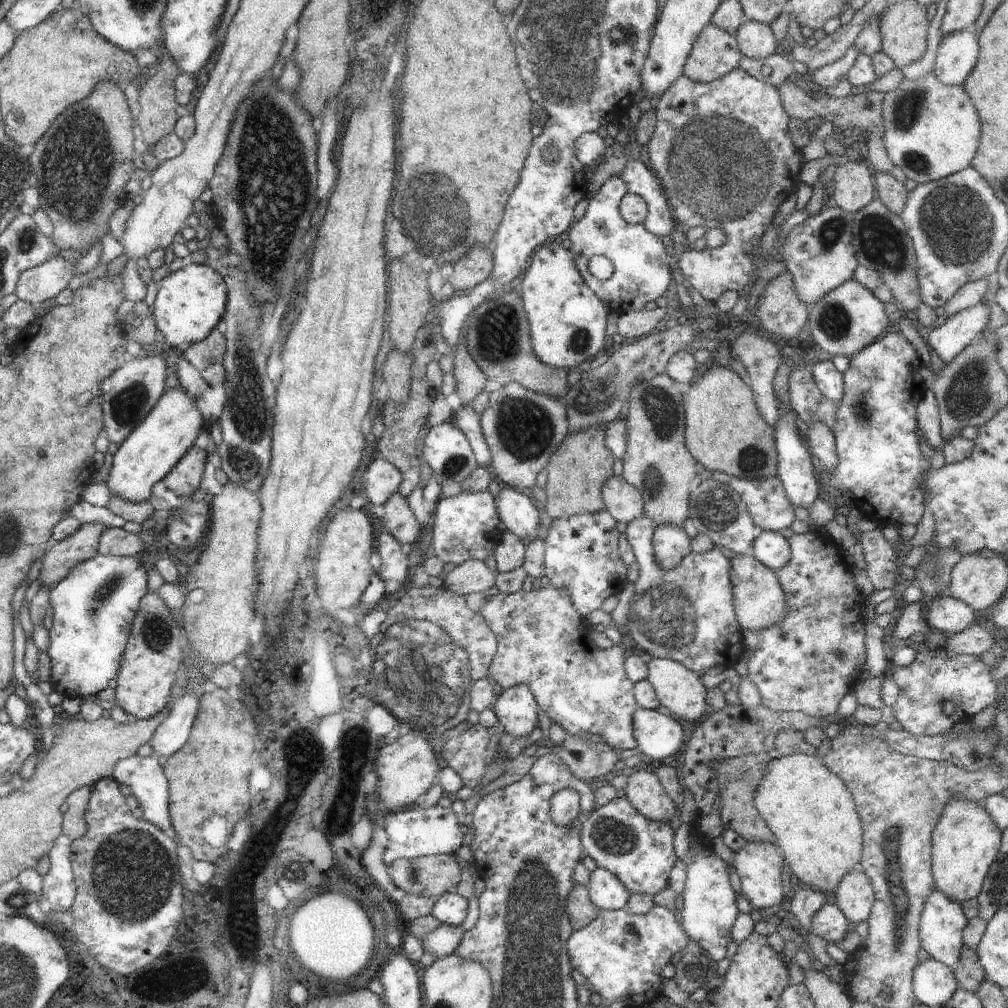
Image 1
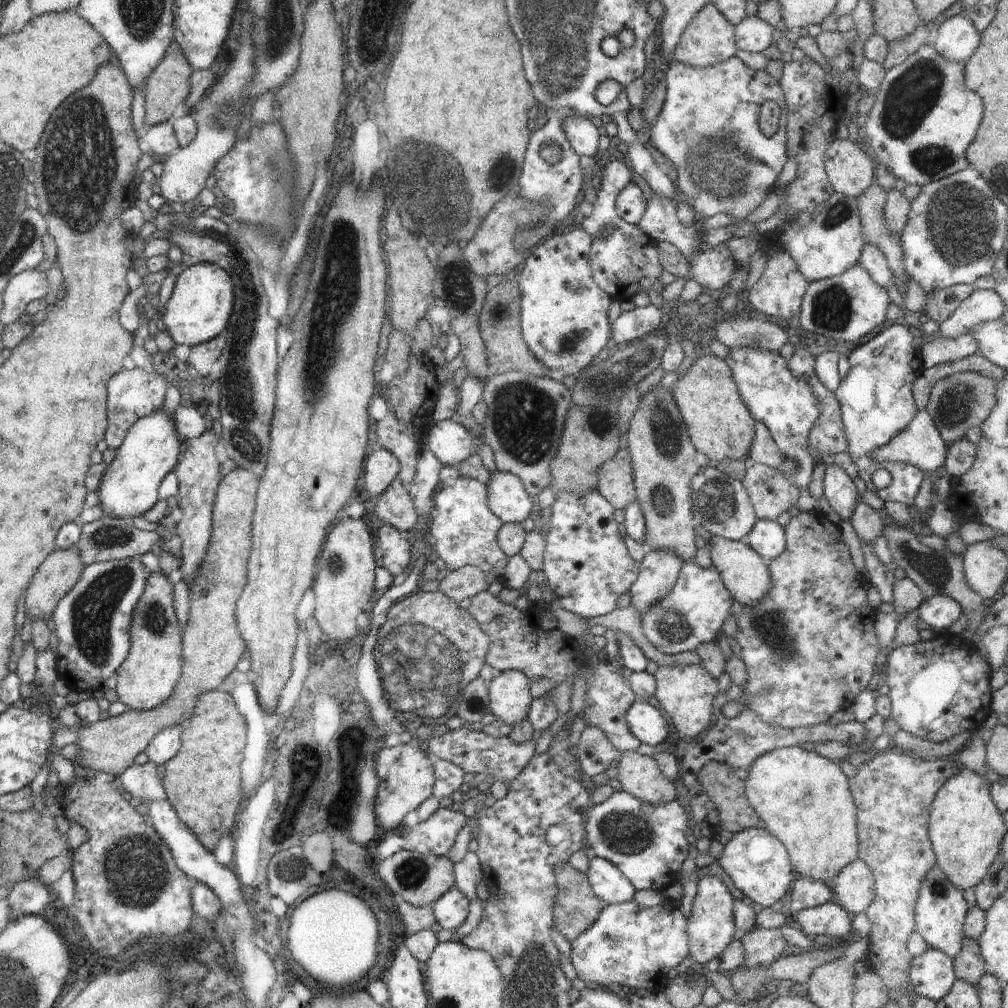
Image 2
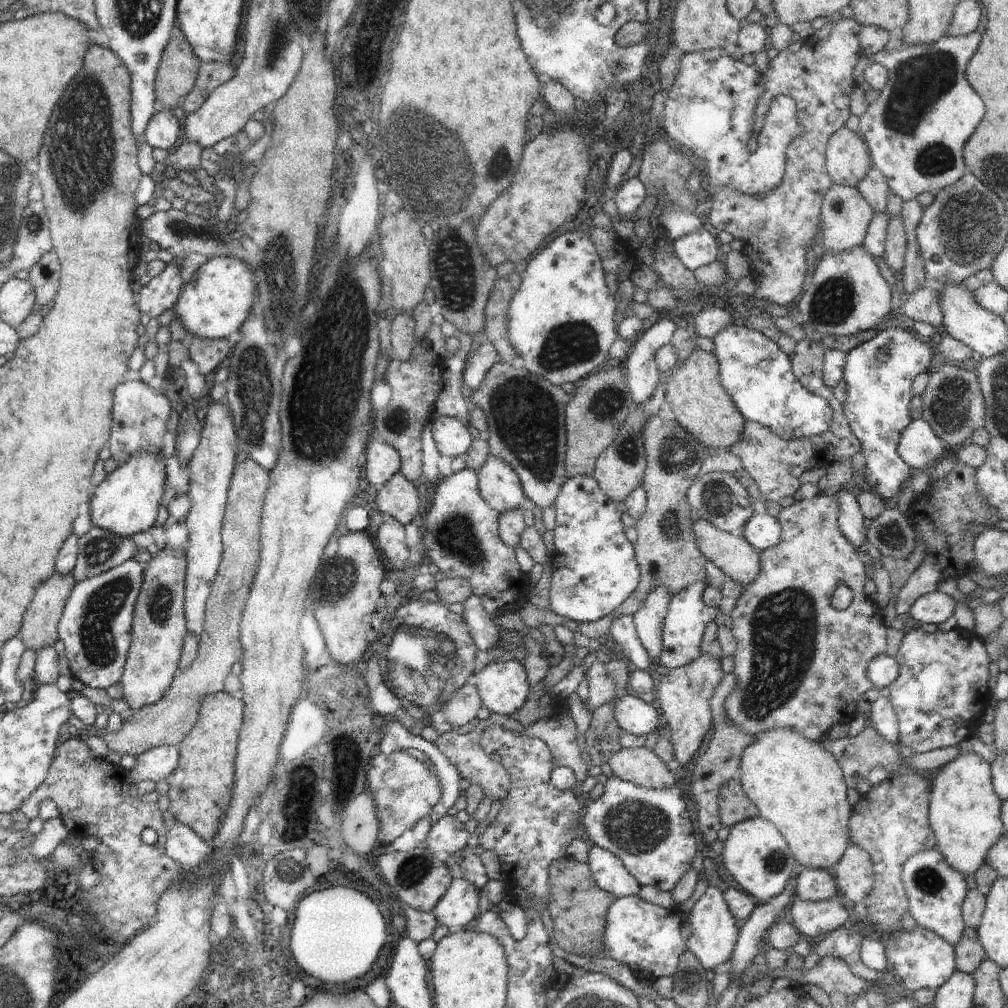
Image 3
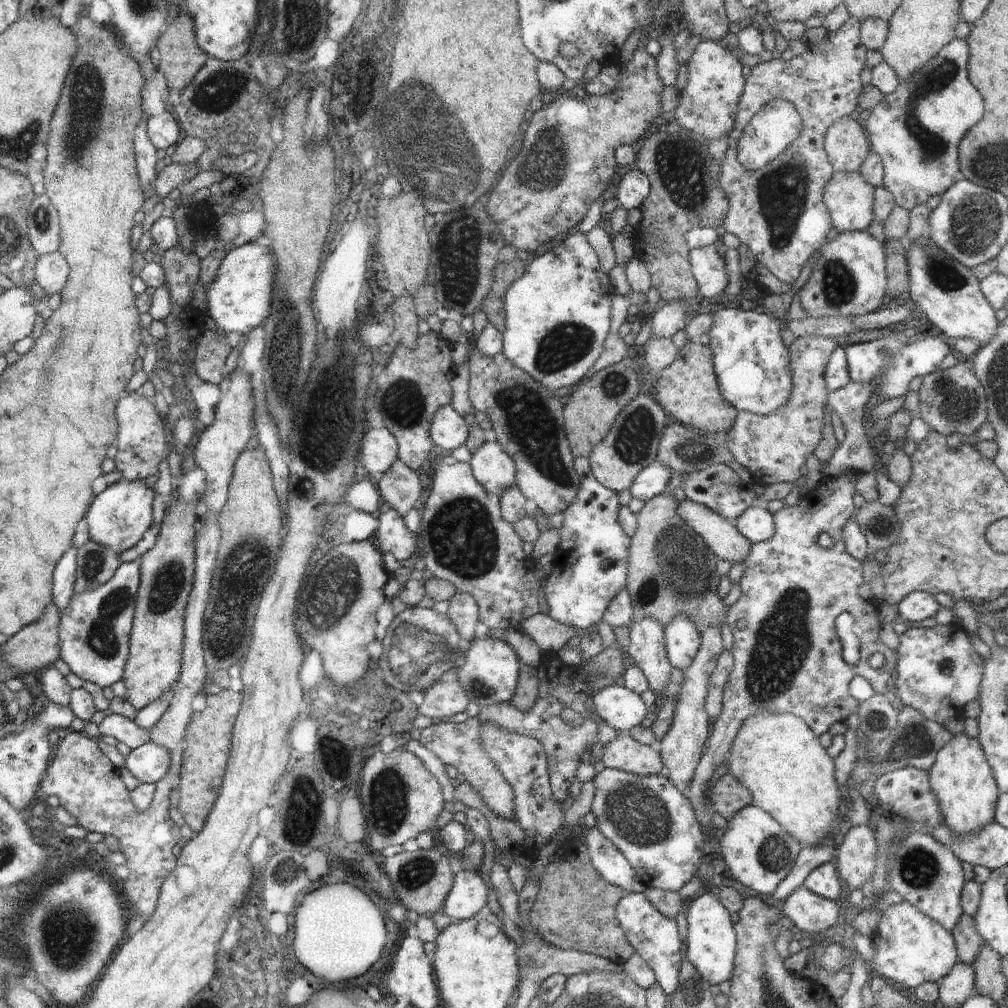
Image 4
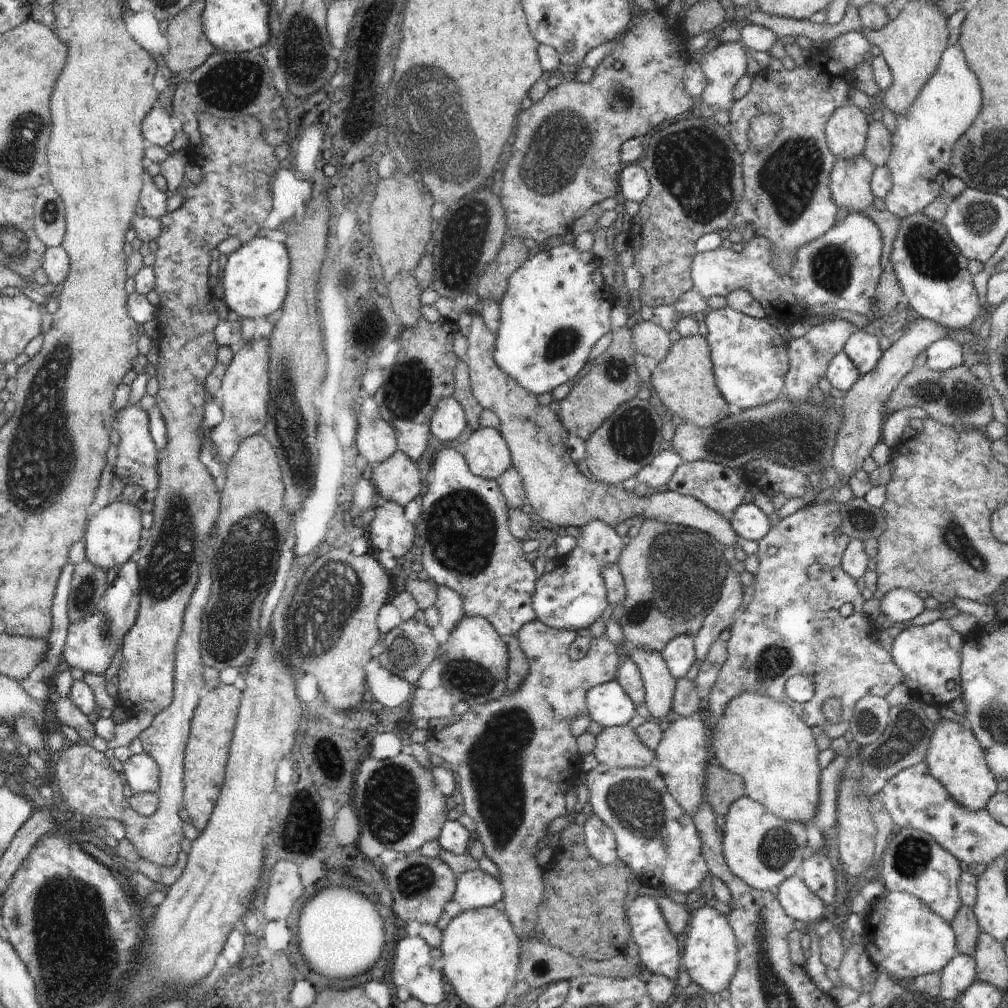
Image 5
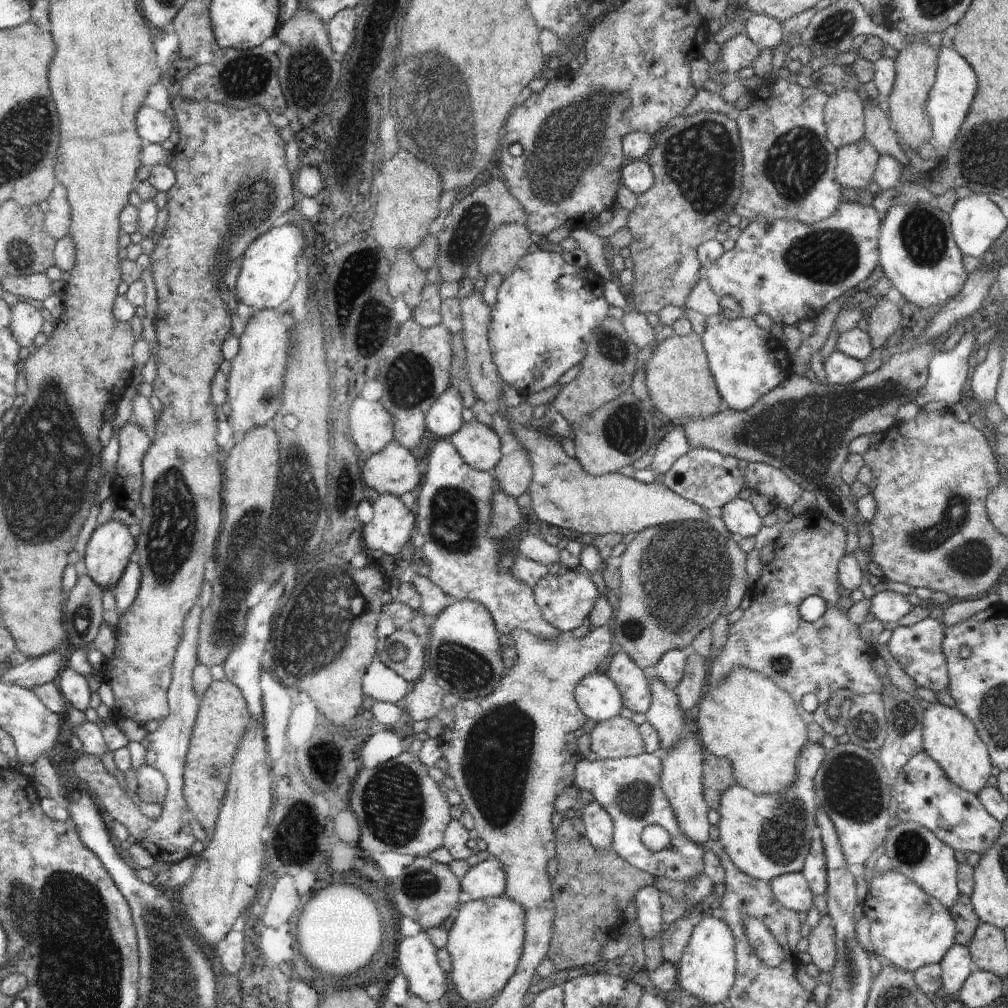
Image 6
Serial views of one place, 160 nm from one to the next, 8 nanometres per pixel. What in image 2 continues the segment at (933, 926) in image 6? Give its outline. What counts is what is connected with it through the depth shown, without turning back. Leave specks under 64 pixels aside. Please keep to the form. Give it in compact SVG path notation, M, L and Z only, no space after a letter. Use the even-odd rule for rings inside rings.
M929 947L926 952L912 960L910 987L913 996L922 996L938 1002L952 990L956 980L953 960L944 952Z

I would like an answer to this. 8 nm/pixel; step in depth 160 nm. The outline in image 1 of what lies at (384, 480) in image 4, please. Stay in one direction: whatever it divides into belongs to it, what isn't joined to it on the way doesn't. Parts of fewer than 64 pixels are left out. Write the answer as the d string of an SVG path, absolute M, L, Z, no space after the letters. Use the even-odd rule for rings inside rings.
M399 491L393 492L381 507L374 510L374 518L401 545L416 544L423 530Z

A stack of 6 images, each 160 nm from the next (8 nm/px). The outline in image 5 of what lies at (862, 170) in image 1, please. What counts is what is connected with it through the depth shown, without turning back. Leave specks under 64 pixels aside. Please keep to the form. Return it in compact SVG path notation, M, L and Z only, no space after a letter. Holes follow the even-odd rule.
M853 102L835 109L825 126L829 151L837 158L850 160L862 155L869 127L869 113Z

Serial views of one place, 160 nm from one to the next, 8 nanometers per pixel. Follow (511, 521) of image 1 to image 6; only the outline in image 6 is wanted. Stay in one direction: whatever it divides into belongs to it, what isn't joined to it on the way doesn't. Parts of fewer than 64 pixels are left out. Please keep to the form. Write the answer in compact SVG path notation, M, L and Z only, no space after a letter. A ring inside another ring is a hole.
M475 418L463 422L460 430L447 439L473 469L489 471L502 458L500 439L494 429Z

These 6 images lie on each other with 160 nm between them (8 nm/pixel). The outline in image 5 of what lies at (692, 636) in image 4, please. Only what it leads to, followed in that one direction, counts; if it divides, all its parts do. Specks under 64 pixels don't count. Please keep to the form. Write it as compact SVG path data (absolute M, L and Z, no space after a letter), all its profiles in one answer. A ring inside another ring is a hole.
M680 635L672 639L666 644L661 655L675 680L684 678L696 660L693 638Z

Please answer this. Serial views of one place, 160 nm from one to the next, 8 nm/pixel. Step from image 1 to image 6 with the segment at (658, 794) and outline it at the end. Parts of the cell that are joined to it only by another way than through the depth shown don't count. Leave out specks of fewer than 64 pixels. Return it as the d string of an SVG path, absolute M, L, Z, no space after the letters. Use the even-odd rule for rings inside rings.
M621 715L596 723L590 748L598 759L621 759L645 752L639 726Z

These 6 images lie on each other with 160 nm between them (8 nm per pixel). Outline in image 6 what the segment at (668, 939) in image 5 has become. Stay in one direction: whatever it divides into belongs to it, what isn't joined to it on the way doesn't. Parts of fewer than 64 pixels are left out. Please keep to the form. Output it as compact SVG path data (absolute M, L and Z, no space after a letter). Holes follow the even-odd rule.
M652 884L637 890L634 902L637 908L637 923L644 939L662 935L662 907L659 890Z

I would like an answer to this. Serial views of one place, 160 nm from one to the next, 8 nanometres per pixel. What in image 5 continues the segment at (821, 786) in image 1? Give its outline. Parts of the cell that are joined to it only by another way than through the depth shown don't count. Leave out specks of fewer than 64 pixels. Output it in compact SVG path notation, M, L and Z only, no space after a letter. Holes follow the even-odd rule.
M744 691L738 696L732 697L732 700L729 700L728 704L726 704L724 712L715 720L715 722L716 726L713 729L711 725L709 726L708 738L710 740L711 756L714 761L720 763L724 768L741 776L745 784L745 796L763 804L770 812L772 812L772 814L775 814L782 820L802 821L803 823L813 820L813 816L819 805L819 780L822 770L818 764L818 755L820 754L820 751L818 750L817 742L815 741L817 732L811 729L807 724L804 724L804 721L800 720L800 717L796 716L796 713L792 712L792 709L787 704L774 700L772 697L766 696L764 693L752 691Z

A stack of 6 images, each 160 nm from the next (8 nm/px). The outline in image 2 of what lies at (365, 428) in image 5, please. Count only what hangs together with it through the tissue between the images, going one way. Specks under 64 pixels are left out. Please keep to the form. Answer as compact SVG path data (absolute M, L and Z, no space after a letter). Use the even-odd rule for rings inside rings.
M380 446L366 458L363 470L366 490L378 498L398 479L401 466L394 453Z

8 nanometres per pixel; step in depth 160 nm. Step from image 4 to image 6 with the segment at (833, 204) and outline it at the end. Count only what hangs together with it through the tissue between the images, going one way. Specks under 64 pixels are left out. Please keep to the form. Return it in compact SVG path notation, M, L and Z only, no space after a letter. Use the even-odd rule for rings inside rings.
M864 138L837 149L835 181L842 187L866 189L872 182L879 152Z

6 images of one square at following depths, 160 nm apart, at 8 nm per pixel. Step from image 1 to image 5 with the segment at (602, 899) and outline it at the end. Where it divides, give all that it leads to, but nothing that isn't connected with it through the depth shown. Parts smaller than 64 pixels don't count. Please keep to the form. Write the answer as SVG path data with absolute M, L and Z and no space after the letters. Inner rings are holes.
M594 813L588 815L583 829L586 848L600 864L611 865L620 861L614 833L599 816Z

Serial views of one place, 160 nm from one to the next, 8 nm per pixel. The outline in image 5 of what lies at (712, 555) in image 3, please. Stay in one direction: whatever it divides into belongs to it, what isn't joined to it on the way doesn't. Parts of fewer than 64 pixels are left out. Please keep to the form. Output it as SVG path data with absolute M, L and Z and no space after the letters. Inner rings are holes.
M472 315L467 335L469 345L466 360L472 394L483 409L494 412L499 418L498 431L511 452L513 467L523 478L528 502L542 519L565 528L582 528L592 521L605 522L608 526L616 528L618 524L630 518L633 519L633 525L640 525L637 518L642 516L646 521L657 520L661 523L676 523L695 528L712 535L724 546L734 546L740 542L740 537L724 515L708 508L693 496L670 490L638 496L626 491L622 485L613 486L582 475L565 449L569 432L548 406L538 404L536 395L522 388L496 364L493 357L495 340L496 337L489 331L481 315Z

